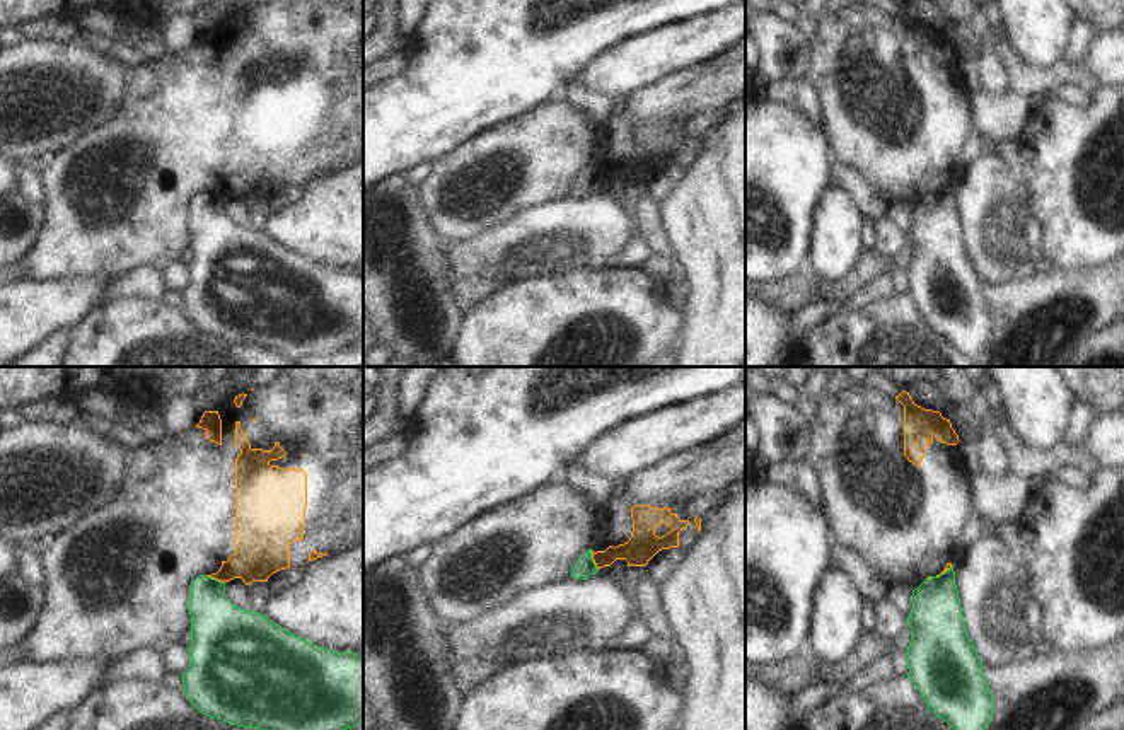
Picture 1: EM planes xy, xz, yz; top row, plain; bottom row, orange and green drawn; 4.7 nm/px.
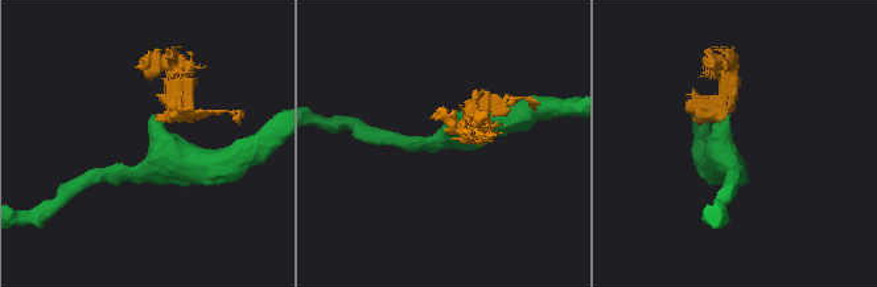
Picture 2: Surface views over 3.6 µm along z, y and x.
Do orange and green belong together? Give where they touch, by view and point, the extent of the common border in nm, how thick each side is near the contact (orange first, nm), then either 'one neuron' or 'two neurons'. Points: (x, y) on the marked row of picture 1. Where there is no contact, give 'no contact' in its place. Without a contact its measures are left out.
contact xz (594, 560); length 110 nm; calibres 150 and 90 nm; two neurons

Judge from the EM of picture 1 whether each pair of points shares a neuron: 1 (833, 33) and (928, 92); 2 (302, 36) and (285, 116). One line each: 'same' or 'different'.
1: same
2: same

